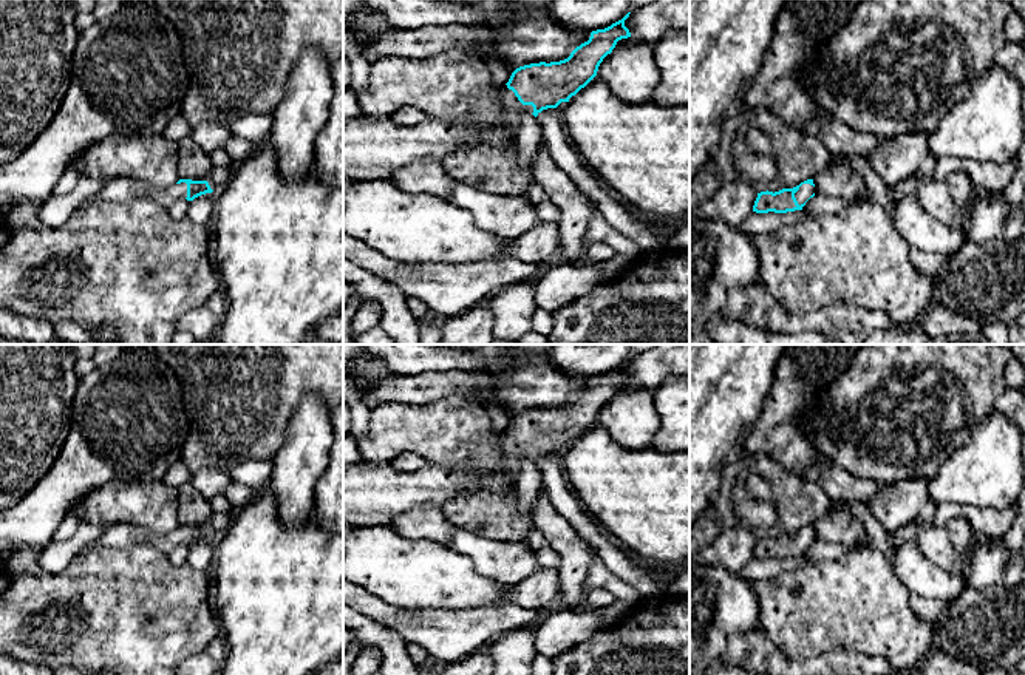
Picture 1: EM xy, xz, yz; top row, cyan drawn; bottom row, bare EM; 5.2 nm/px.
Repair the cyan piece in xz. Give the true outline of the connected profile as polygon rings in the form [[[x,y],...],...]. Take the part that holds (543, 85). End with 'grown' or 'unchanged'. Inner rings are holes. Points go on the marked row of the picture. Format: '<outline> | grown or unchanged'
[[[629,14],[604,29],[592,31],[589,40],[564,60],[516,68],[501,93],[506,128],[516,136],[524,113],[536,117],[543,110],[569,102],[584,88],[597,76],[600,63],[612,53],[617,42],[631,37],[625,26]]] | grown

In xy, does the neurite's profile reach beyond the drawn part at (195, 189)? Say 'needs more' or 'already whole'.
needs more

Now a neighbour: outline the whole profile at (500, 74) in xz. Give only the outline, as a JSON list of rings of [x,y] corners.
[[[485,56],[482,62],[492,74],[492,83],[502,88],[512,76],[510,71],[493,56]]]

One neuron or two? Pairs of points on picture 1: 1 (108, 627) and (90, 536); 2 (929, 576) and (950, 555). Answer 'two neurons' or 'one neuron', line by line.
1: two neurons
2: two neurons

